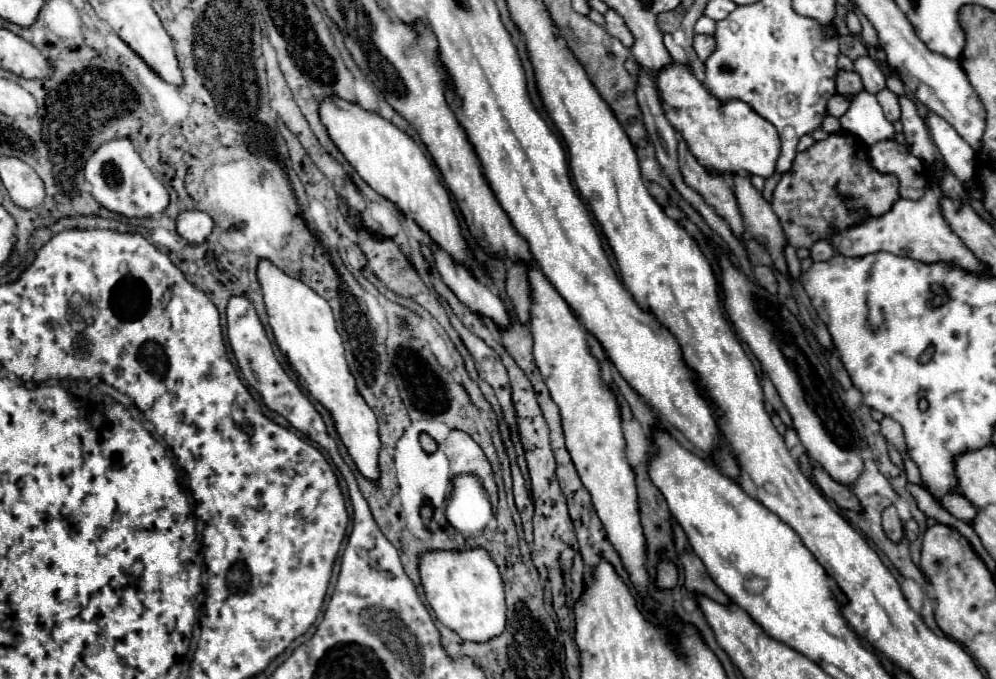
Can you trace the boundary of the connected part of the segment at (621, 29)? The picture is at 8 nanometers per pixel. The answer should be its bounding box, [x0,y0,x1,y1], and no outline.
[605,10,633,48]

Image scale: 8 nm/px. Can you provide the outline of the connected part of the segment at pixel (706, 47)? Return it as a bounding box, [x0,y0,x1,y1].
[695,34,715,60]

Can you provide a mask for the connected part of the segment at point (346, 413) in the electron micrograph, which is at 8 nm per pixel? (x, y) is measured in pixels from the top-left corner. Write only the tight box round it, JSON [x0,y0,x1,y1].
[259,260,381,480]

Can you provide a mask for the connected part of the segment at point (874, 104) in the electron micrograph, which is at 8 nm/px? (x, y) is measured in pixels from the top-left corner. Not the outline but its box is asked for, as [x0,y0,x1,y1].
[839,90,895,146]

